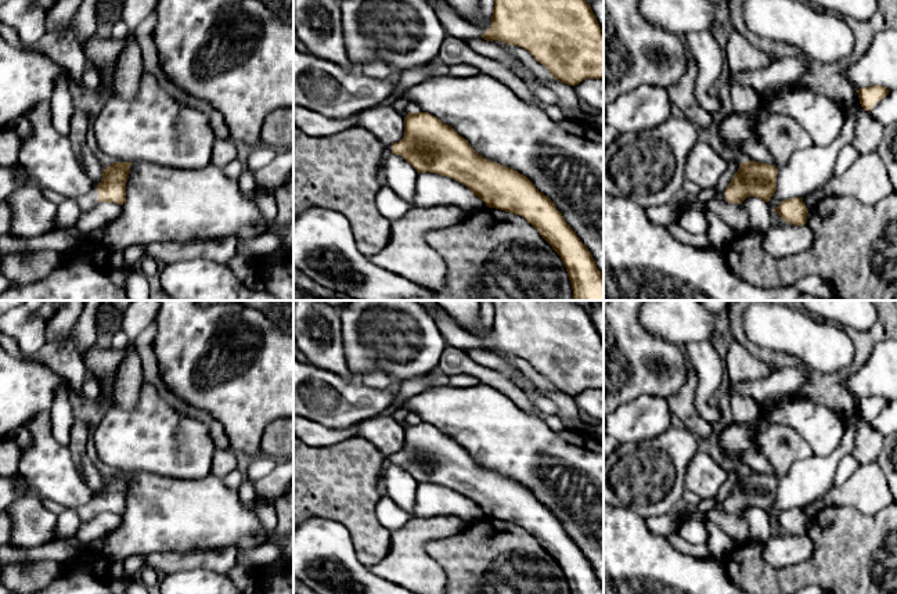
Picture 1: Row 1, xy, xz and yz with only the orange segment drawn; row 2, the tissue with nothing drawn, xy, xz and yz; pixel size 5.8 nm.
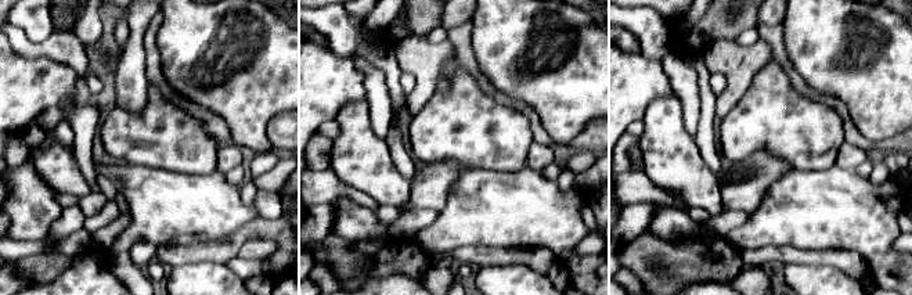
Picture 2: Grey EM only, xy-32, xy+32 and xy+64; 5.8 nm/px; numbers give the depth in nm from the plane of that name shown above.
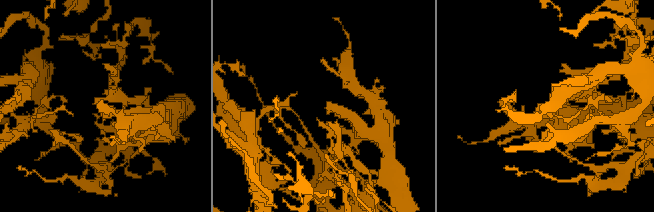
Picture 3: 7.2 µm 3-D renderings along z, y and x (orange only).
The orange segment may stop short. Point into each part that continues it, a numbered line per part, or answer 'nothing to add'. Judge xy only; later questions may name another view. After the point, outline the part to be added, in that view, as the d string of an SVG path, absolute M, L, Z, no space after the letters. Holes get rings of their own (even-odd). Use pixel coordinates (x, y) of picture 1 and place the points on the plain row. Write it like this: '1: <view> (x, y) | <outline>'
1: xy (87, 511) | M94 496L94 498L90 503L87 503L86 505L79 507L75 511L79 514L80 519L83 522L91 519L94 515L98 514L97 497Z

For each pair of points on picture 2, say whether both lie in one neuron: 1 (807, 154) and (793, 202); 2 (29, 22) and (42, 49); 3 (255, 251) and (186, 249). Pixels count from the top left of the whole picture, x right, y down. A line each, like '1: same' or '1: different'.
1: different
2: different
3: different

